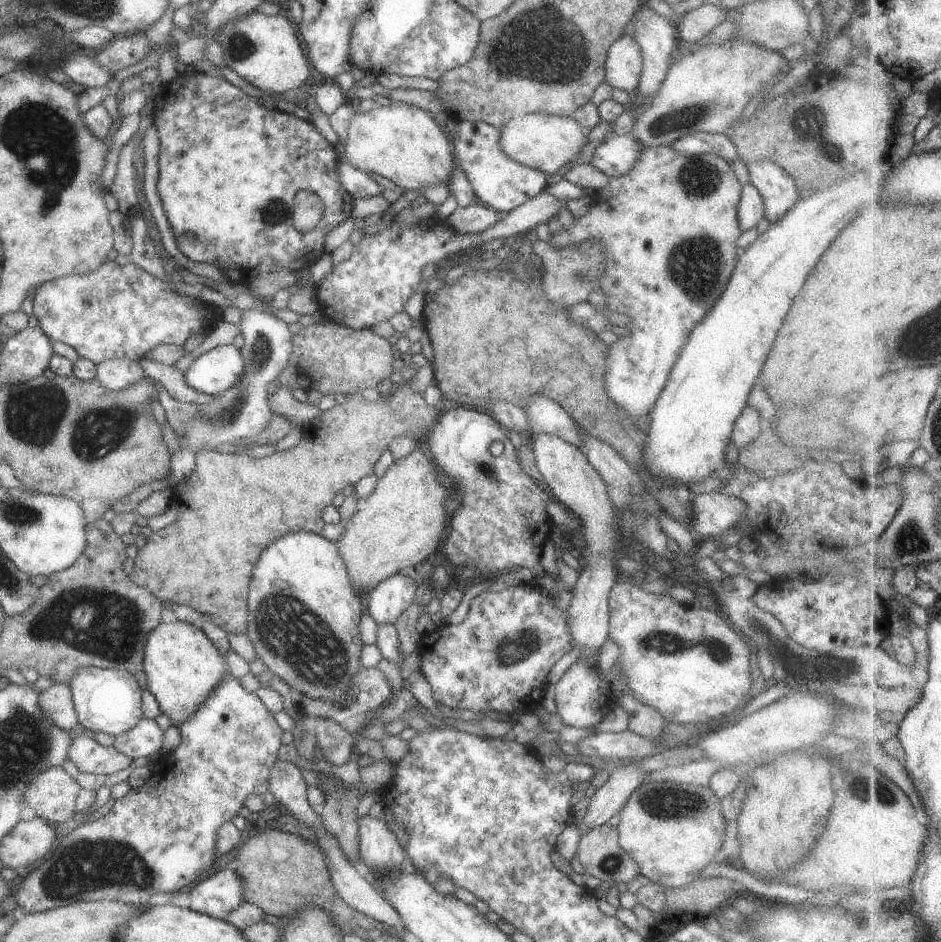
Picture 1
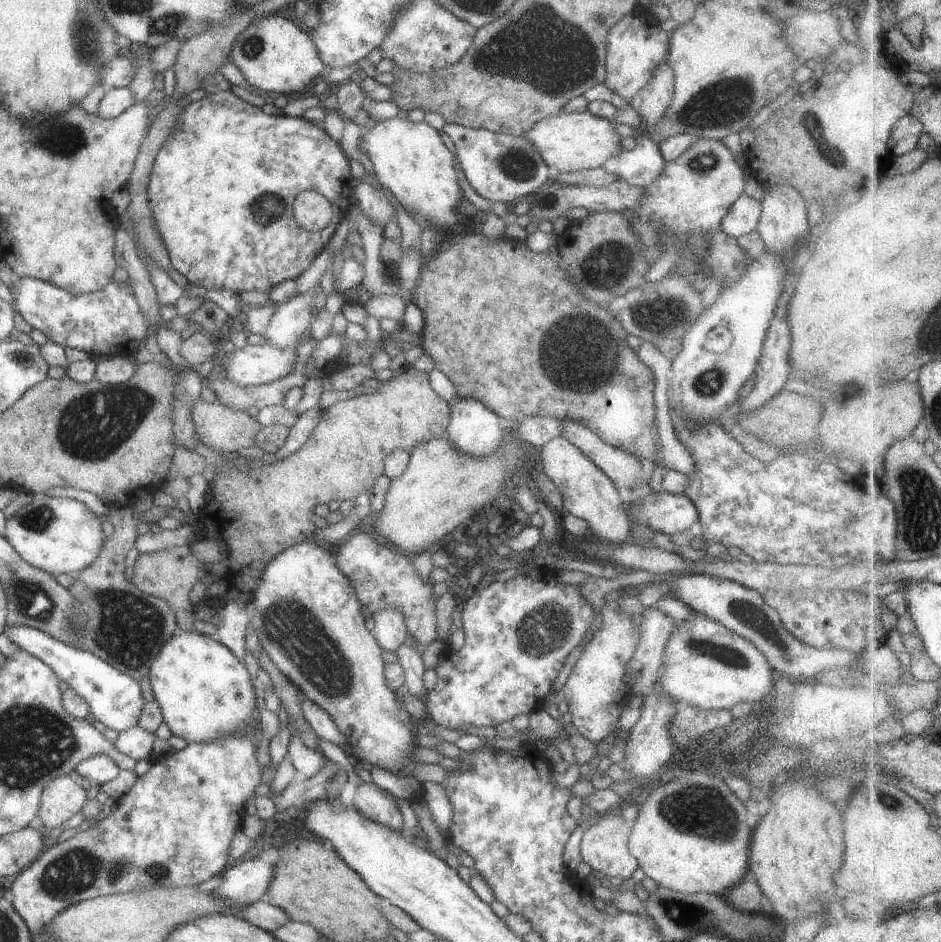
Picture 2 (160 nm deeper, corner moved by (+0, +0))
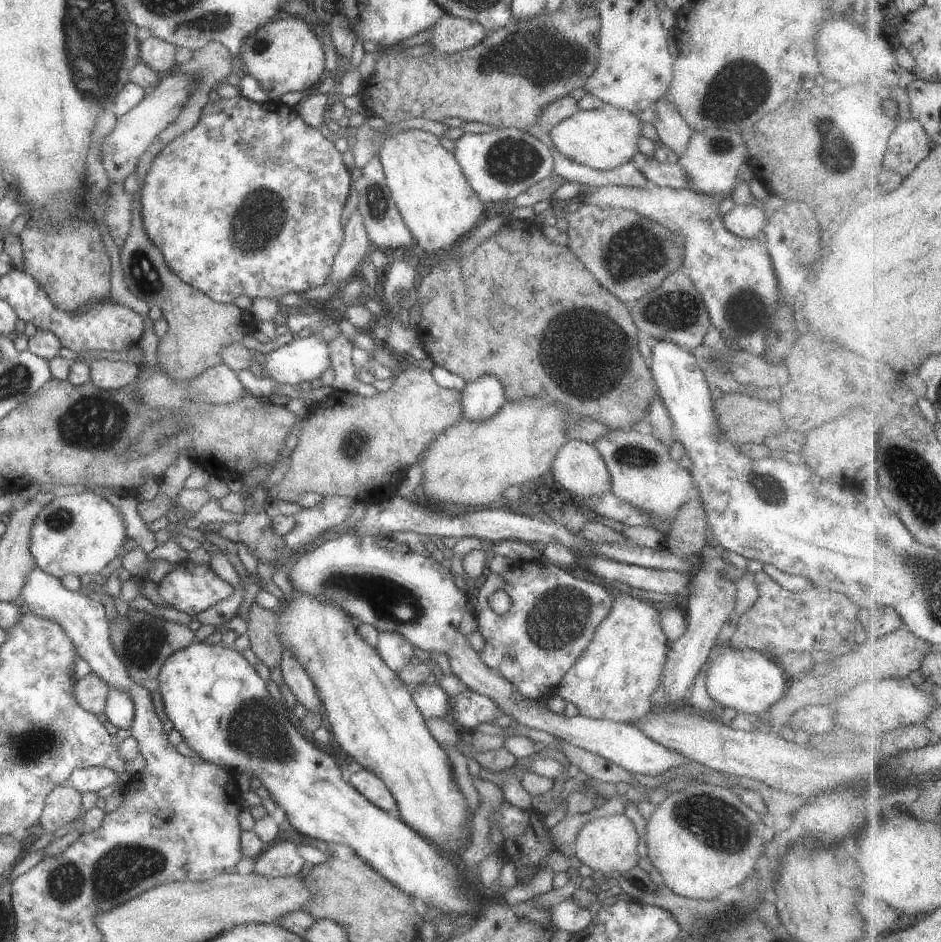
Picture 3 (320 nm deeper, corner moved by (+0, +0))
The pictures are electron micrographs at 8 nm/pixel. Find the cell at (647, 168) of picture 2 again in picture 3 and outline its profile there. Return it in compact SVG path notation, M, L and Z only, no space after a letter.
M647 157L639 172L648 183L655 186L687 189L687 176L675 163L661 163L652 157Z

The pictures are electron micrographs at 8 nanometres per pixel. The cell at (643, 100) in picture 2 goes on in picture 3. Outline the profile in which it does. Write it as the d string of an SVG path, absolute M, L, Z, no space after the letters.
M663 94L661 98L655 100L655 104L651 106L651 110L655 112L654 119L650 124L656 131L659 138L658 143L665 144L667 148L671 148L673 154L683 152L693 131L682 121L679 112L675 110L673 104L667 100L667 94Z

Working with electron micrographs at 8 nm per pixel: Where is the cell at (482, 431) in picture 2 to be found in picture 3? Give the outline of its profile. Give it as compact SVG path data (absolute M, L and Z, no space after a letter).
M480 376L460 390L461 419L482 421L495 414L505 402L504 386L493 376Z

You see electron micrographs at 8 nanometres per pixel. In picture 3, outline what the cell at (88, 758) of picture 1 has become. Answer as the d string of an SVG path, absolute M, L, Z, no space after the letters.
M87 767L75 769L67 777L65 785L76 790L80 795L88 792L97 792L110 784L118 783L118 773L101 767Z

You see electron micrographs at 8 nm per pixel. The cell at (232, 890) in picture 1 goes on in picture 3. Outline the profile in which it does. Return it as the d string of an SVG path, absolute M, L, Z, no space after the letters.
M277 842L277 844L271 844L263 851L259 856L254 859L253 871L266 877L280 877L281 875L295 875L301 872L306 864L301 856L297 853L297 845L301 845L296 842Z

